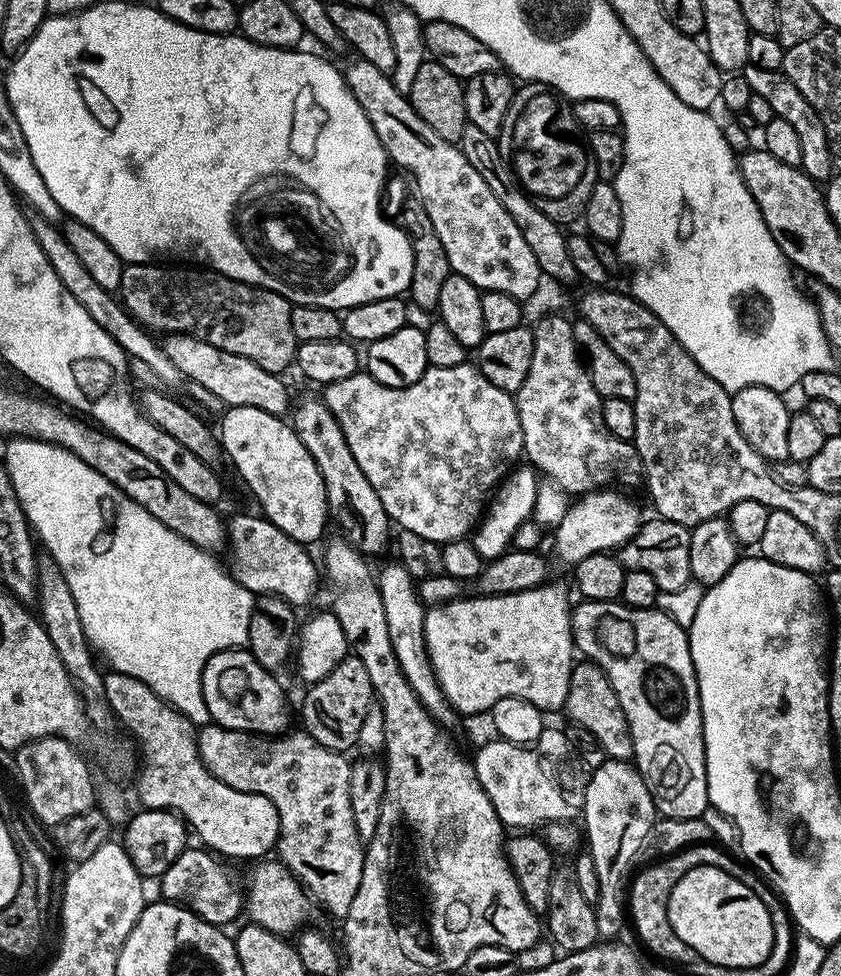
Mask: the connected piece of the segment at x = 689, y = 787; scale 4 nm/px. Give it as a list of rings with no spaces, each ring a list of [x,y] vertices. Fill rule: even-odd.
[[[584,600],[572,608],[572,642],[577,653],[597,664],[610,678],[610,686],[614,686],[614,694],[618,694],[618,702],[622,702],[622,710],[626,714],[626,722],[630,726],[630,734],[634,738],[634,763],[642,774],[646,786],[652,795],[652,801],[660,816],[670,818],[701,818],[704,811],[709,811],[708,779],[706,778],[706,758],[704,757],[704,731],[702,730],[702,710],[700,709],[700,691],[696,681],[694,662],[688,645],[688,633],[678,622],[674,622],[659,608],[630,608],[623,602],[614,600]]]

